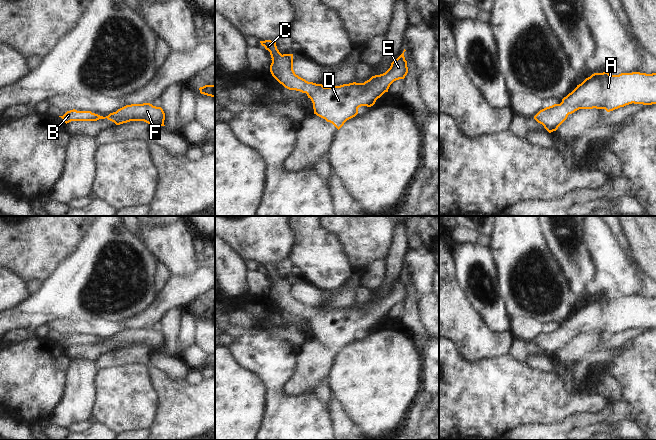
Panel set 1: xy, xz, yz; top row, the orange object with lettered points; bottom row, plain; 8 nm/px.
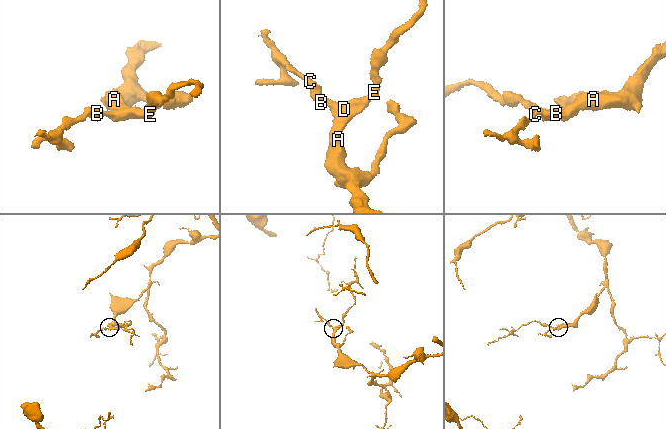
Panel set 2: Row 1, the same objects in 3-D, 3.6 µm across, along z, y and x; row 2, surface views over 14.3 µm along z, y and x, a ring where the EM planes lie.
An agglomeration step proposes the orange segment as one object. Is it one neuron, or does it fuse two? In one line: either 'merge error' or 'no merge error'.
no merge error

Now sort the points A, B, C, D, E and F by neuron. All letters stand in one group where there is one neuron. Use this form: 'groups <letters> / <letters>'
groups A B C D E F

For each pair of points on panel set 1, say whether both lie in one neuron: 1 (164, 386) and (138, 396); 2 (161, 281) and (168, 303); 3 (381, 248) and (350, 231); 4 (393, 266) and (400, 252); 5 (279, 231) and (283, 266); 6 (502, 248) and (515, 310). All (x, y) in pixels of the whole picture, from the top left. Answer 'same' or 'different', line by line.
1: different
2: different
3: same
4: same
5: different
6: same

